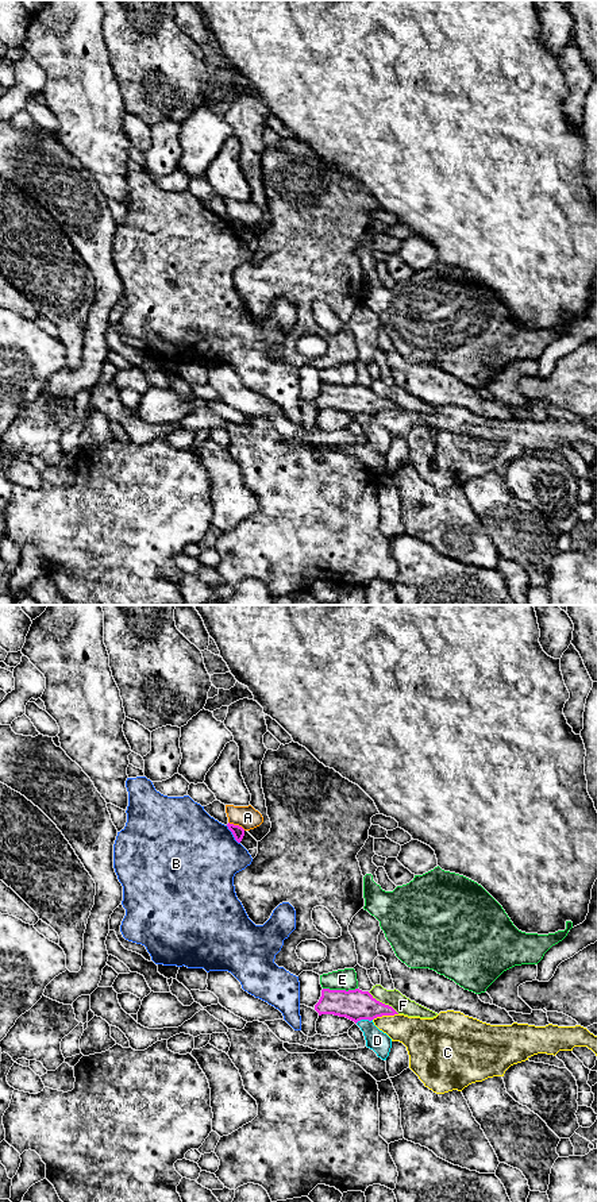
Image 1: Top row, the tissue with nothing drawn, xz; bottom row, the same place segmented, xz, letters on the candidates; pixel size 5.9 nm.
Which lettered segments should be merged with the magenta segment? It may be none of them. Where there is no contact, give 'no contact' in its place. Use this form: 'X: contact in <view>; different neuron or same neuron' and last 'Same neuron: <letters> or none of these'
A: contact in xz; different neuron
B: contact in xz; different neuron
C: contact in xz; different neuron
D: contact in xz; different neuron
E: contact in xz; different neuron
F: contact in xz; different neuron
Same neuron: none of these

